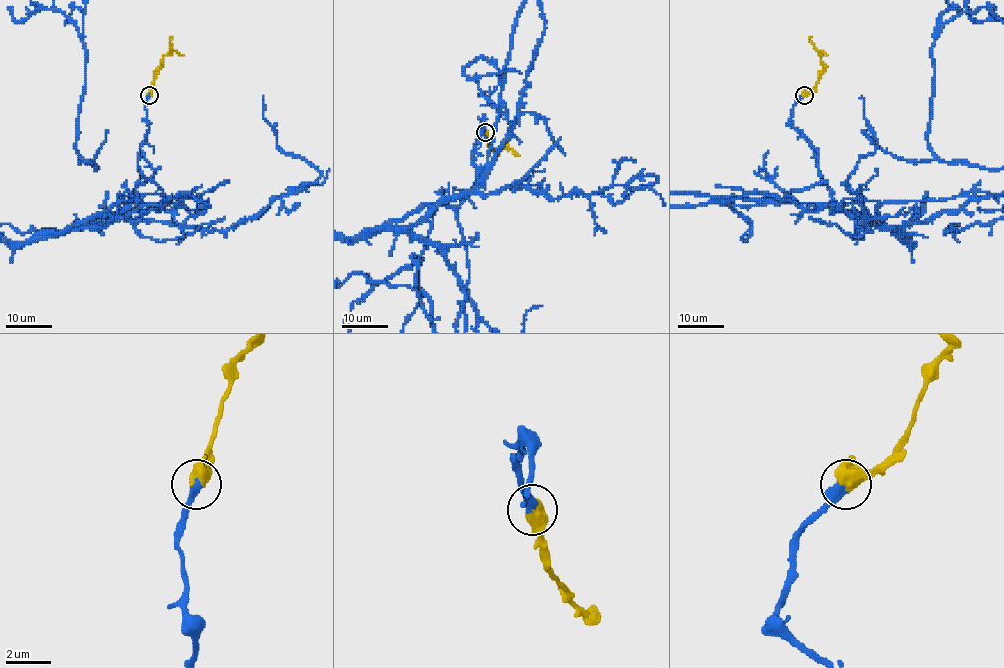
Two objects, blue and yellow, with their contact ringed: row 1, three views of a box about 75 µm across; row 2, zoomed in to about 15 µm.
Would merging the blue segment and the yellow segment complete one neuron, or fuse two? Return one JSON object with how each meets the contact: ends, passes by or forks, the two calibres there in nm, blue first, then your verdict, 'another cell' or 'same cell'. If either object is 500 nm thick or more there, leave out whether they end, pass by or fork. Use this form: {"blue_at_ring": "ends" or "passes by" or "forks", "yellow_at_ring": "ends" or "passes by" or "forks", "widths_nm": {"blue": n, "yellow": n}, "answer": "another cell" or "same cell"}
{"widths_nm": {"blue": 400, "yellow": 550}, "answer": "same cell"}

